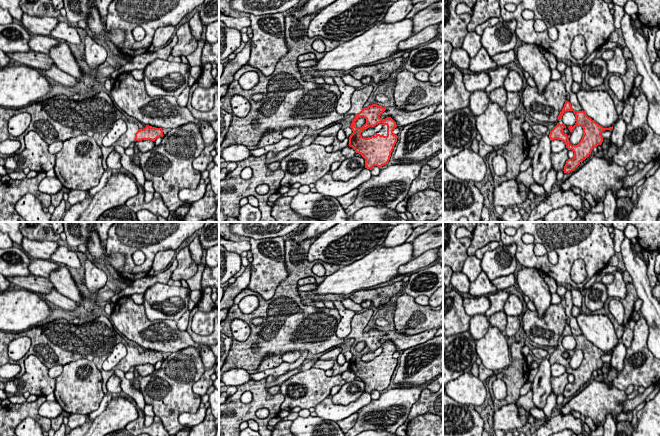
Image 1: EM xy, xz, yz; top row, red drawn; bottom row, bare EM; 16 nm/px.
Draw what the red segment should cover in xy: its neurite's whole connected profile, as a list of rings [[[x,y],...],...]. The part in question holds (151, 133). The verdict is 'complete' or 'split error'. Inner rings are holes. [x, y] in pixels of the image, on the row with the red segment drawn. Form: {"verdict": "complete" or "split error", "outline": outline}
{"verdict": "split error", "outline": [[[52,79],[48,81],[52,90],[46,96],[30,106],[18,109],[18,113],[27,112],[31,115],[28,128],[16,137],[21,143],[19,153],[25,150],[24,137],[29,131],[37,132],[48,145],[56,141],[64,142],[79,135],[87,135],[101,147],[102,165],[106,170],[107,158],[115,145],[126,149],[133,142],[155,141],[158,137],[164,136],[162,128],[146,125],[140,129],[136,123],[129,122],[104,91],[90,98],[81,94],[78,100],[74,100],[72,96],[76,94],[75,86],[64,86]],[[119,119],[125,121],[127,130],[115,144],[105,147],[102,141]]]}

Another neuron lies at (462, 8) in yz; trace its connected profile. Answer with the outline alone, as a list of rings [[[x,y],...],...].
[[[459,3],[456,7],[456,13],[459,15],[469,14],[473,15],[472,7],[469,7],[466,3]]]

